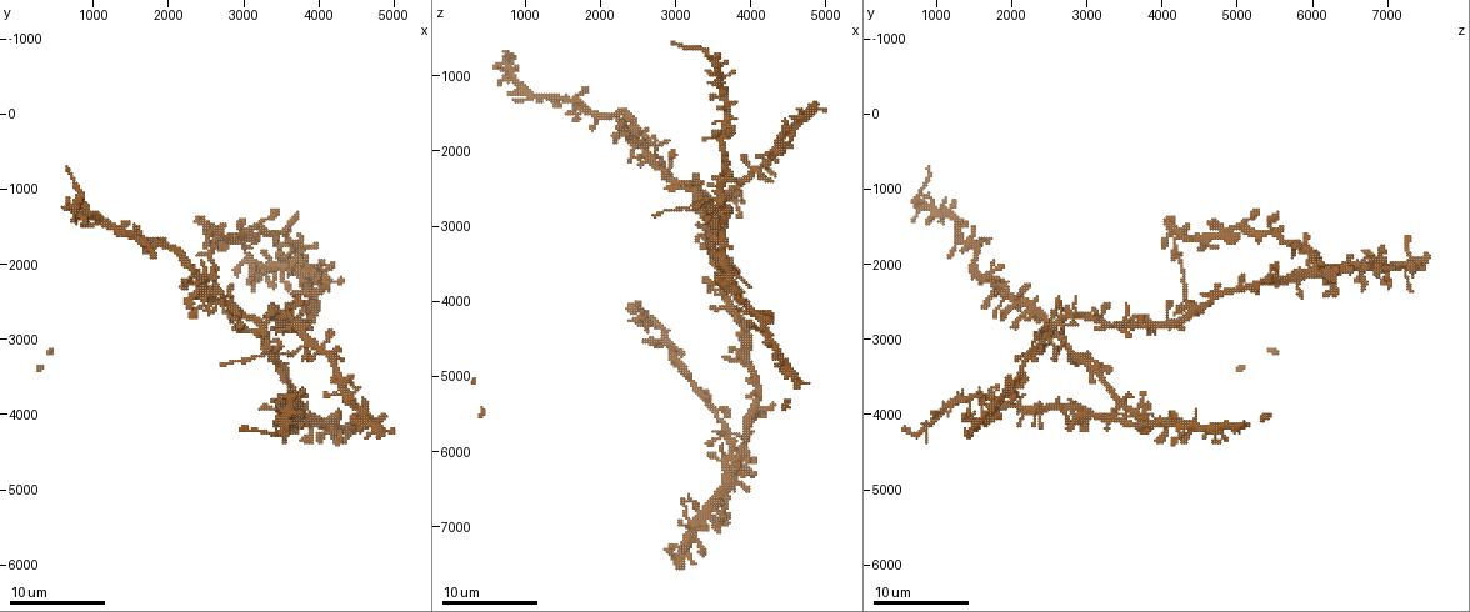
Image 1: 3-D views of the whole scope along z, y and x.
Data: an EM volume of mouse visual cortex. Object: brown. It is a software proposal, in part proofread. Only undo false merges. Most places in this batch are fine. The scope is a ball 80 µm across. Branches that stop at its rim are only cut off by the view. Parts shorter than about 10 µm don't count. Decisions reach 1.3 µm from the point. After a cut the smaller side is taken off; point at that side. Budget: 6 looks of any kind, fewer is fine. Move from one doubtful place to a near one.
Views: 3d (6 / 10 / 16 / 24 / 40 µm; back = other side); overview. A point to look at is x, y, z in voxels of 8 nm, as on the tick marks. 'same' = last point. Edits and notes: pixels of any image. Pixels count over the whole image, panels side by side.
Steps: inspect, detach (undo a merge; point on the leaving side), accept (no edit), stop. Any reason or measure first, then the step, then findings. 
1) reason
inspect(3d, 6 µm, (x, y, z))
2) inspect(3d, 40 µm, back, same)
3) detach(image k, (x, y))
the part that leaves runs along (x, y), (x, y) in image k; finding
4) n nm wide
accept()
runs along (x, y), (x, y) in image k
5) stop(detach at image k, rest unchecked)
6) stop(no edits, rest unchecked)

small branch off a trunk
inspect(3d, 10 µm, (2650, 1600, 4250))

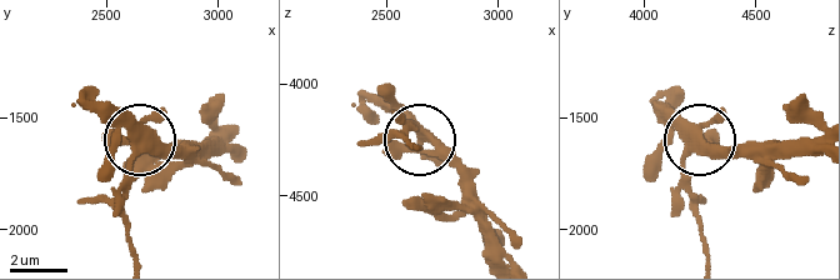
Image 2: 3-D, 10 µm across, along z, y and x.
5 arms
accept()
continuous, no second neuron

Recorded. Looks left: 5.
inspect(3d, 6 µm, (3550, 2600, 2750))

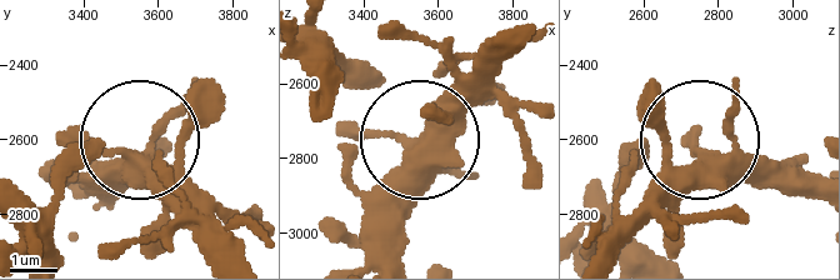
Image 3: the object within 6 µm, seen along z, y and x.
inspect(3d, 6 µm, back, (3540, 2650, 2780))

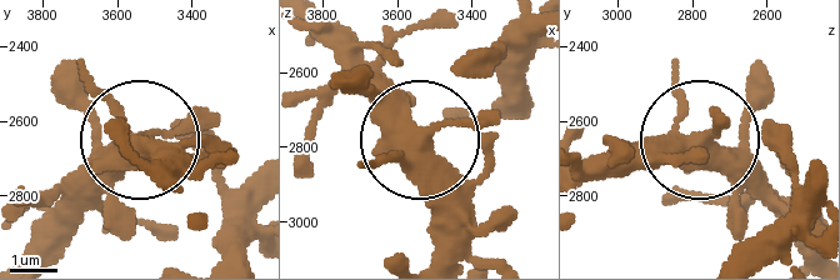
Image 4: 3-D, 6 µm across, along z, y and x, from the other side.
370 nm wide
accept()
one neuron here

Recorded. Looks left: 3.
branch point
inspect(3d, 10 µm, (3650, 1900, 6100))

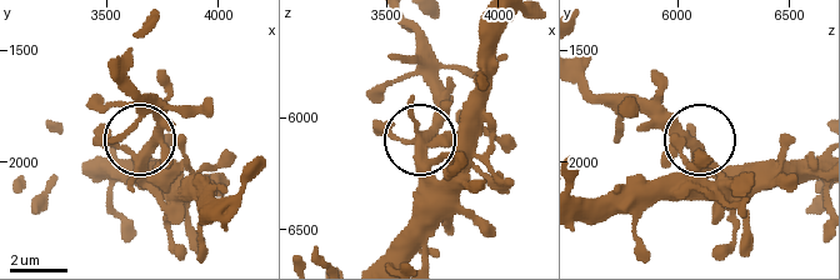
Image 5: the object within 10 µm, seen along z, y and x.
side arm 14 µm
accept()
all the same neuron

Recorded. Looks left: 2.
stop(no edits, rest unchecked)

